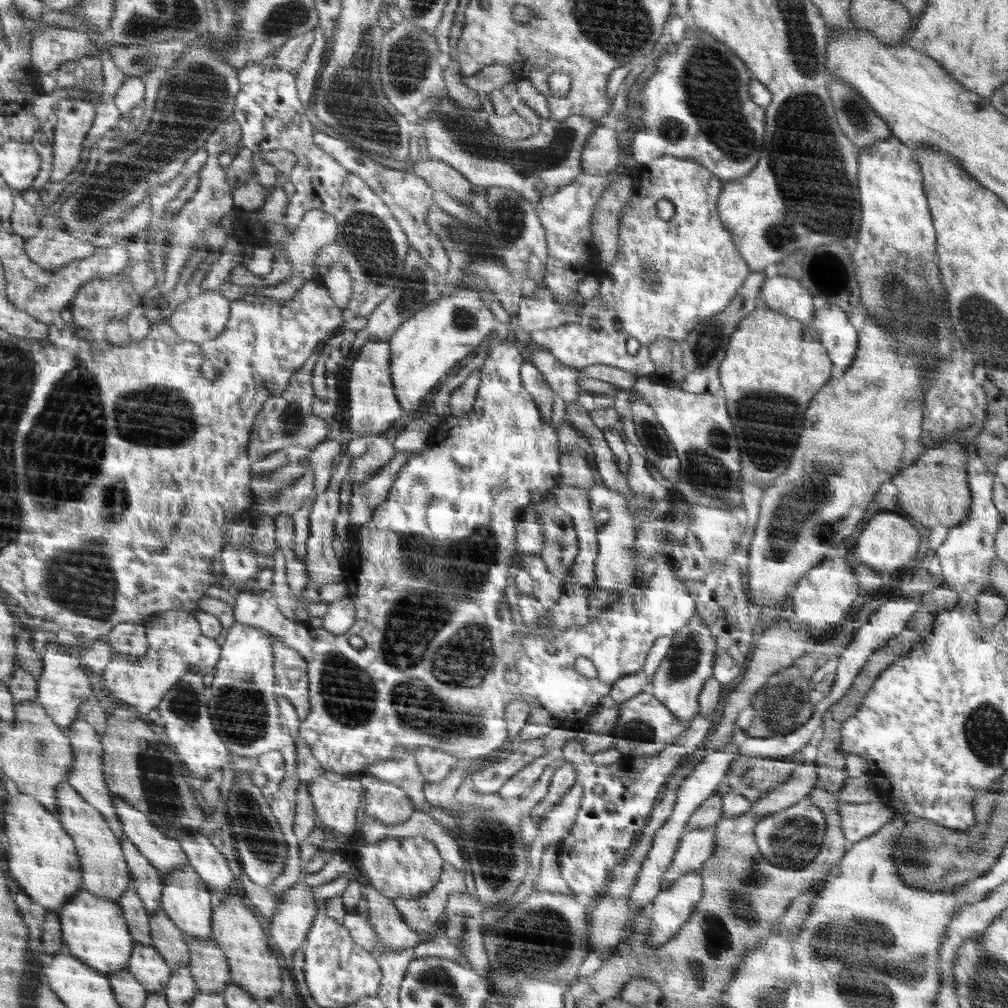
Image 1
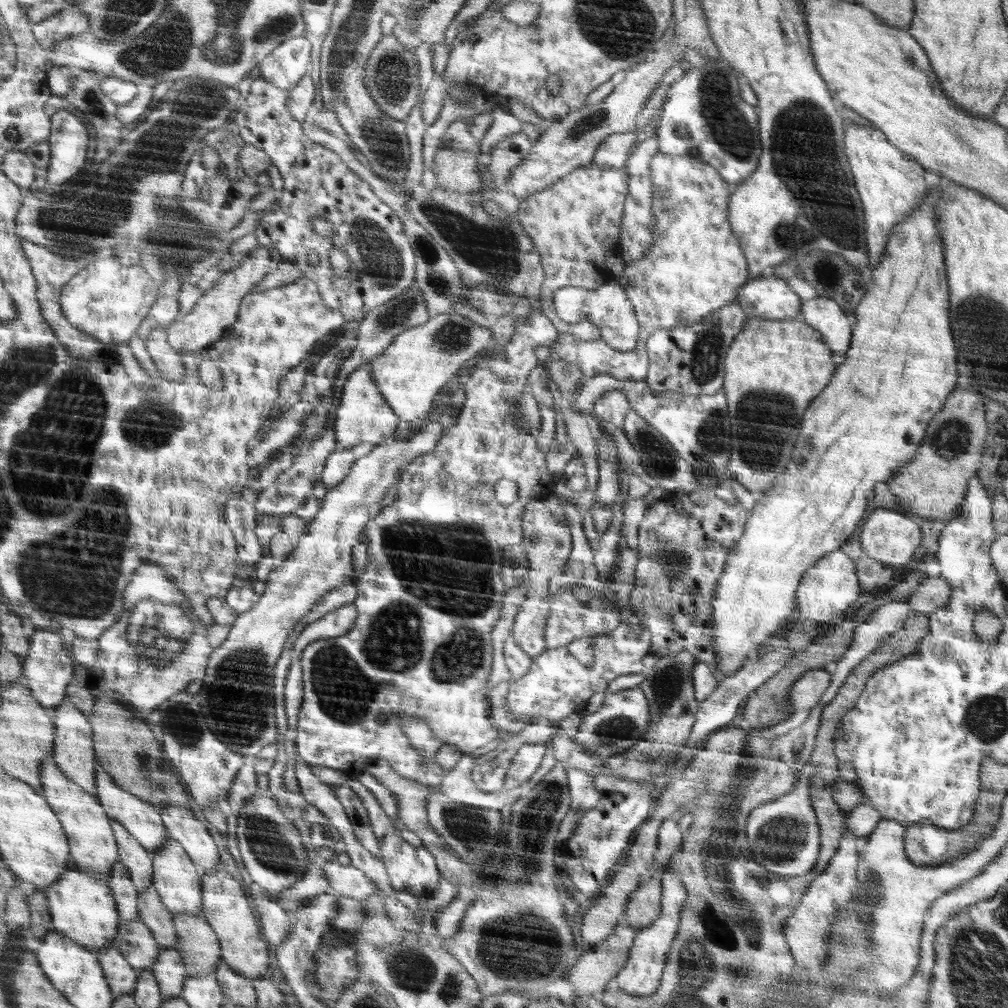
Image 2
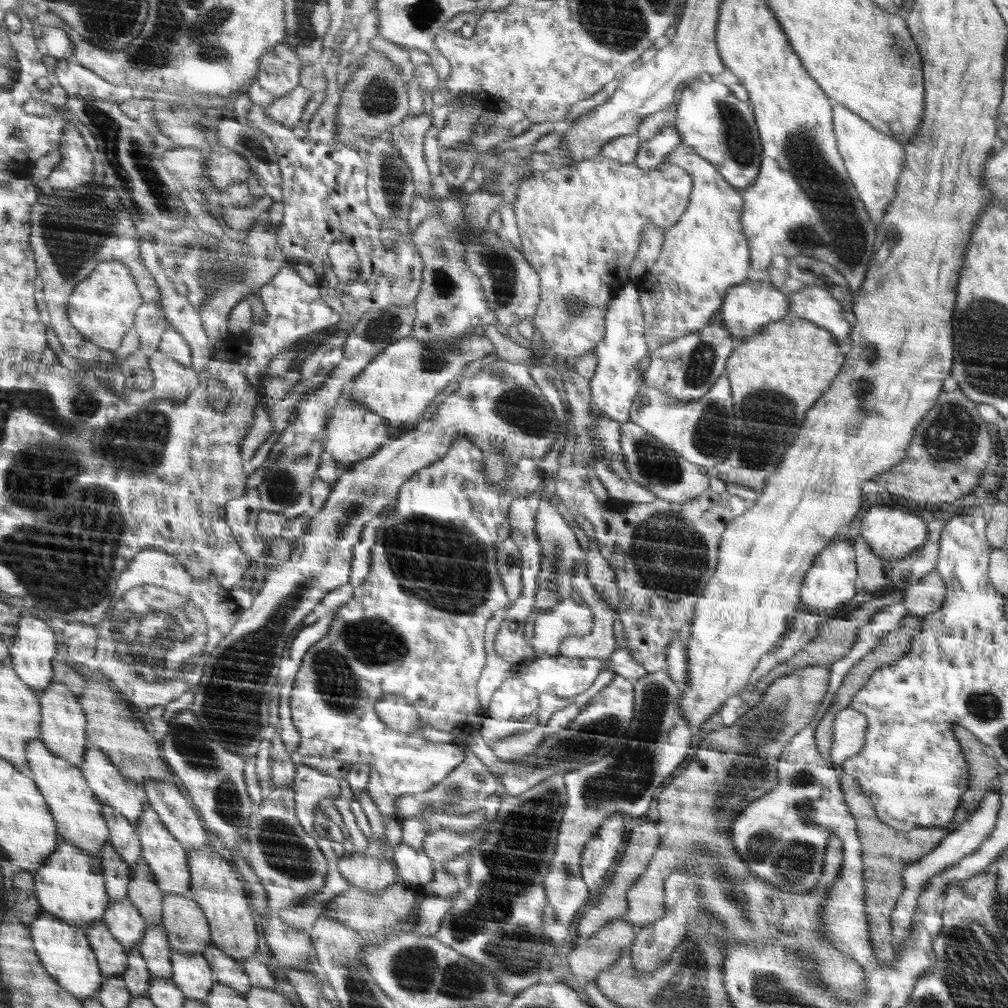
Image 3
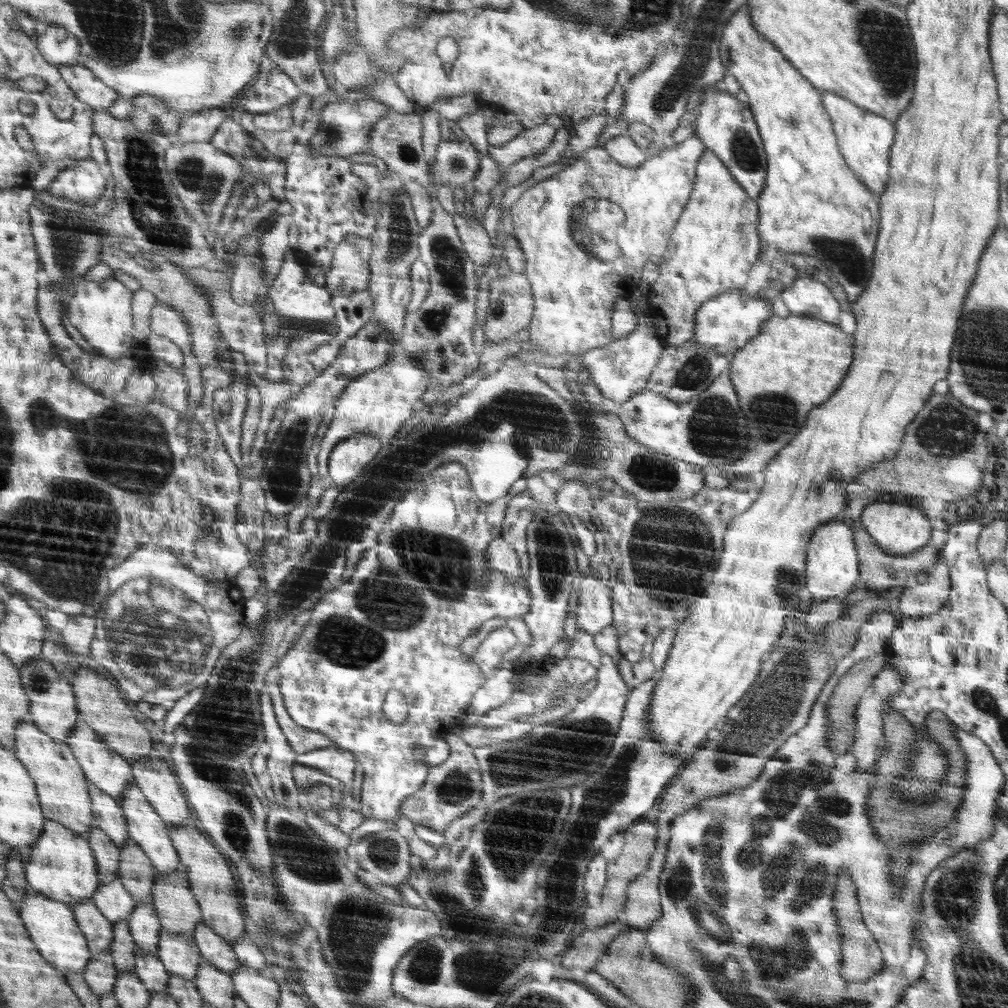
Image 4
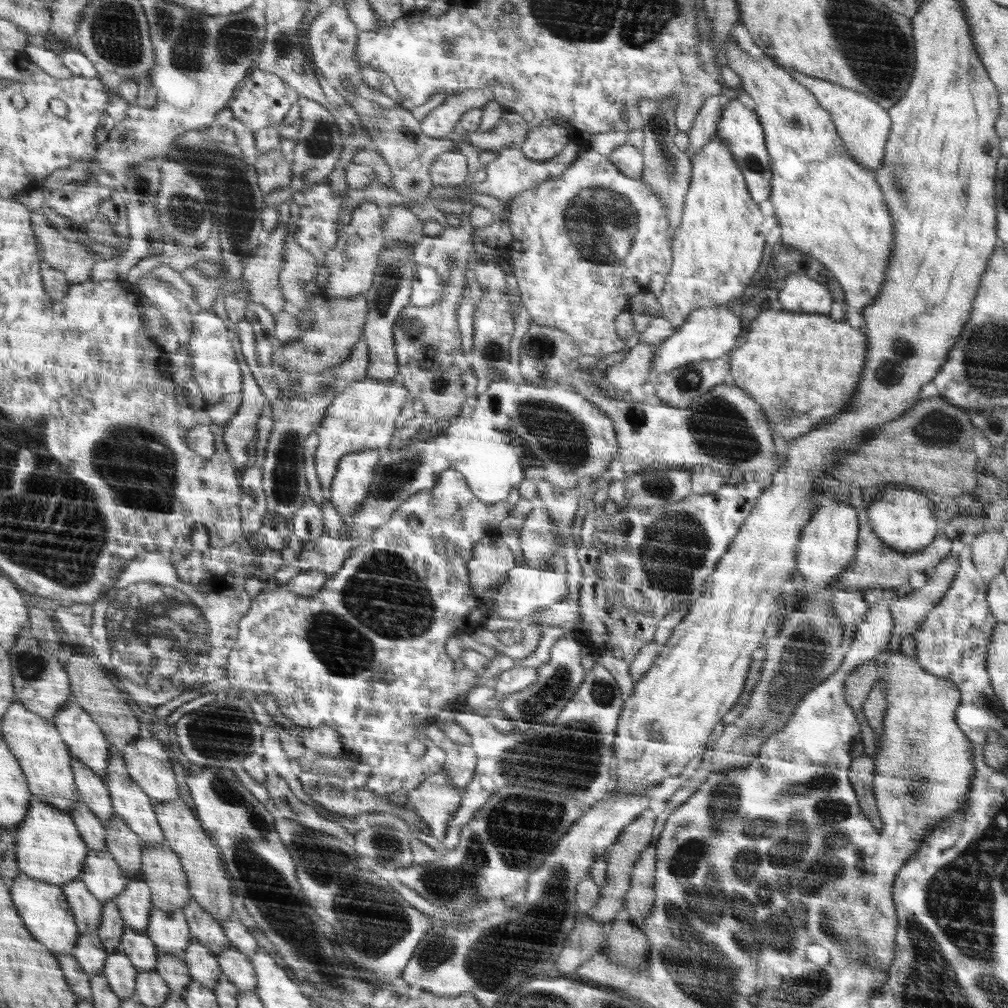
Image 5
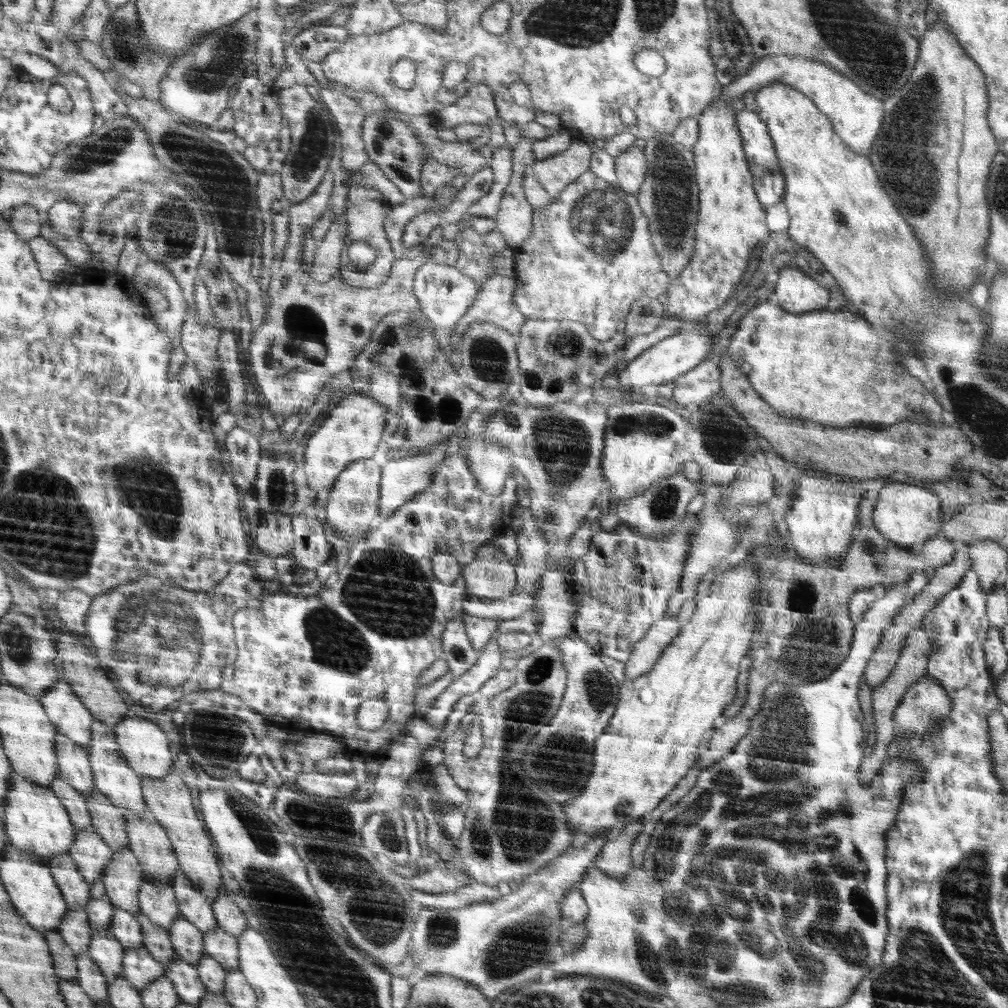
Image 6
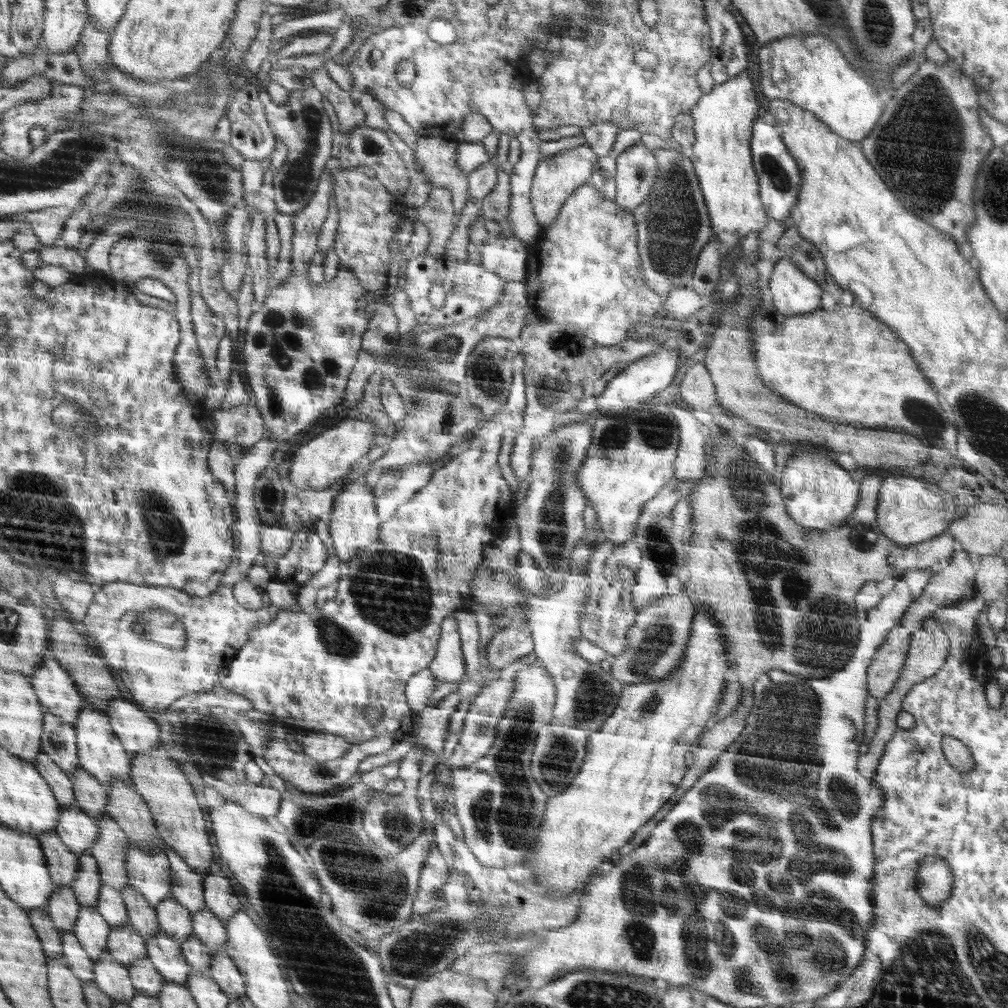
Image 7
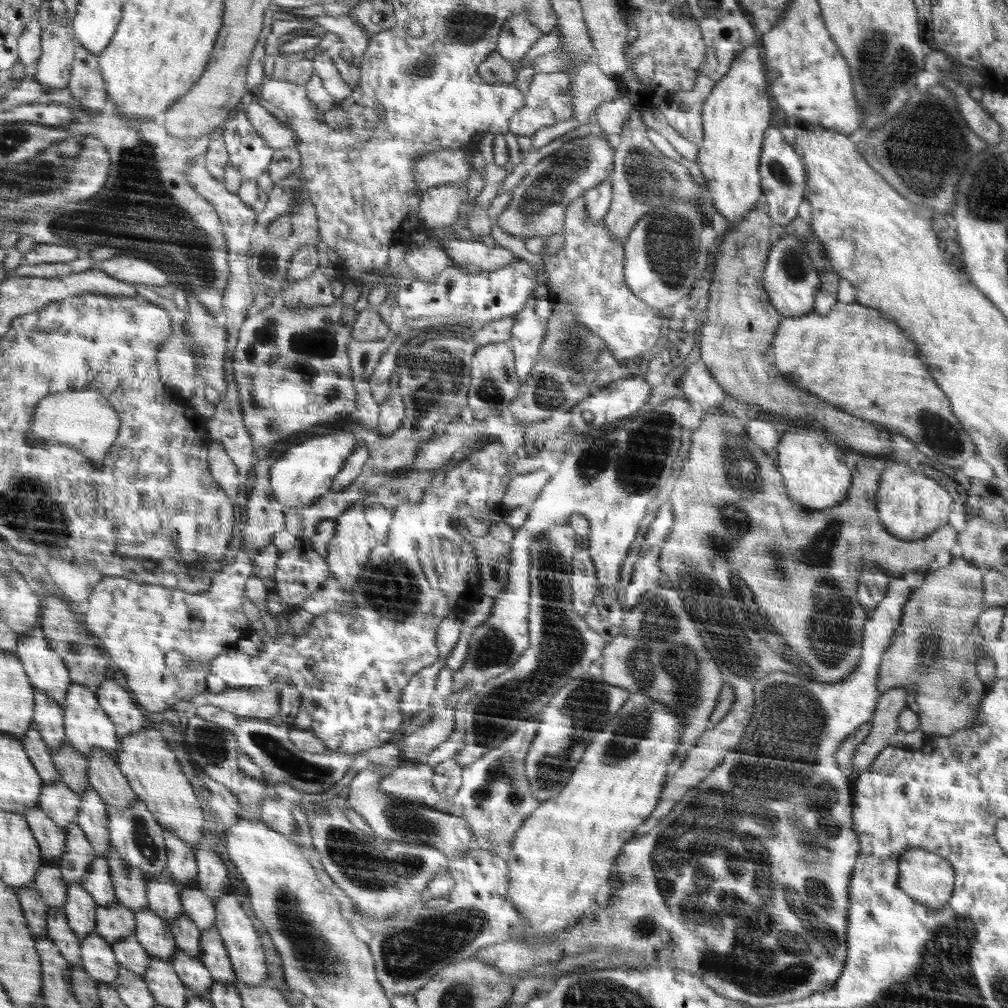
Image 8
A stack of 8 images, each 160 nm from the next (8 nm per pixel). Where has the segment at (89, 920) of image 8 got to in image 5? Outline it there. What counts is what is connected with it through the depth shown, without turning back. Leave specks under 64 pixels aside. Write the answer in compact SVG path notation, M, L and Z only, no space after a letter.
M119 950L109 954L101 973L106 977L112 992L121 1000L134 996L137 970L123 952Z

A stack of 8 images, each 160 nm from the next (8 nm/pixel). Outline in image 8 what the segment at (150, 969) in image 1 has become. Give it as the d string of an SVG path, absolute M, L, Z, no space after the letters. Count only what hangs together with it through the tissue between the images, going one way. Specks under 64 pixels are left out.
M61 779L44 785L41 807L64 832L75 823L80 803L80 796Z

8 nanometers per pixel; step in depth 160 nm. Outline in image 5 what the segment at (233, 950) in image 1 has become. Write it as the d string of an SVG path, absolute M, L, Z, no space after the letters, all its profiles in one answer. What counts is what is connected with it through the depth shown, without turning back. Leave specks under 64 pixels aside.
M172 799L166 802L154 802L155 813L159 825L163 829L163 837L170 847L182 860L189 883L189 892L192 899L198 903L202 910L206 910L214 920L222 922L232 916L232 892L230 880L226 878L224 864L220 860L218 847L204 834L206 829L200 828L194 812L182 802L182 799Z

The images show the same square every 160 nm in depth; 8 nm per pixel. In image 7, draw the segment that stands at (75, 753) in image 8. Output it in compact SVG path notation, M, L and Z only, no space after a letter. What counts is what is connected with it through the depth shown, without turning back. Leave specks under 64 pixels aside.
M78 768L71 774L73 791L79 807L96 822L100 817L108 815L106 810L107 788L100 784L87 770Z

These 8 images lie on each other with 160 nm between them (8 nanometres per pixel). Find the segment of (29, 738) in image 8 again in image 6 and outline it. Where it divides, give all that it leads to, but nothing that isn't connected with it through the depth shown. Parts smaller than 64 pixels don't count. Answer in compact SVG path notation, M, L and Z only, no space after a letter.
M56 777L49 786L67 807L75 828L80 831L82 829L92 829L89 810L81 792L70 786L62 777Z

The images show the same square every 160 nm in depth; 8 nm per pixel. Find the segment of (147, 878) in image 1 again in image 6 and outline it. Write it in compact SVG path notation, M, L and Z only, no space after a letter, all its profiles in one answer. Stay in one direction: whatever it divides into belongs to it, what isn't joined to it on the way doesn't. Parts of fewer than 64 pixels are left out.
M56 730L54 735L54 750L59 766L59 776L62 777L70 786L79 790L82 796L89 795L95 788L93 774L89 763L89 754L87 750L77 742L74 742L64 733Z

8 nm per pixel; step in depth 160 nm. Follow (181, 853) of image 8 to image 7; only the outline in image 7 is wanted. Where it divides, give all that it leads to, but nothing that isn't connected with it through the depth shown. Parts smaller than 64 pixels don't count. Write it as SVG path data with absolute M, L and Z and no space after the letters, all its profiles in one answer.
M168 847L166 853L170 860L171 872L174 874L171 896L174 896L178 903L183 904L190 914L206 910L204 875L188 866L188 863L173 848Z

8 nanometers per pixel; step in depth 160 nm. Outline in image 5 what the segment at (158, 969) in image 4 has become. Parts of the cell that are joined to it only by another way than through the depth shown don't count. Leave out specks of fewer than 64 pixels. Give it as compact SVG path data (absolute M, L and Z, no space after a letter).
M126 928L121 936L120 951L136 967L137 971L150 972L156 968L157 950L144 931Z

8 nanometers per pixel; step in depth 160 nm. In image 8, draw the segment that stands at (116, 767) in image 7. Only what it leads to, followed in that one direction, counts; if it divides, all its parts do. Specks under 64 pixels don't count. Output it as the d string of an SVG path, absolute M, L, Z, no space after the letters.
M71 684L71 690L67 692L64 709L65 738L79 750L85 758L95 750L96 747L106 751L112 758L119 750L118 726L115 721L108 716L103 707L99 704L98 696L95 692L84 688L84 685Z

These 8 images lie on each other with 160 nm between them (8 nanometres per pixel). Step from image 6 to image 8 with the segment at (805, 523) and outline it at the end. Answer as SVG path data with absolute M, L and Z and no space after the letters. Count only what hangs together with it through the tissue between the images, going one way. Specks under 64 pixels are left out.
M791 426L780 436L780 444L775 450L778 452L778 468L784 476L787 491L797 505L806 510L819 511L835 507L847 499L852 476L844 464L844 454L818 431L810 432L806 426Z

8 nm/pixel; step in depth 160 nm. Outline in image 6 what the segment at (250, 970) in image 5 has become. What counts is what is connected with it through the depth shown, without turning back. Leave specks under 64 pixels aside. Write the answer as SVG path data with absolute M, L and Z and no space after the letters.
M220 927L213 928L203 934L204 951L214 960L220 963L227 971L238 969L238 943L237 938L230 933L226 933Z

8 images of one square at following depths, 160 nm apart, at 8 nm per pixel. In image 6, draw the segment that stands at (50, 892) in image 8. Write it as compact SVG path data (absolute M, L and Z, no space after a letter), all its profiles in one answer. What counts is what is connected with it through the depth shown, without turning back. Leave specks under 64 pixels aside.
M71 906L68 907L68 912L59 922L58 930L75 955L88 952L92 928L85 910L72 910Z

